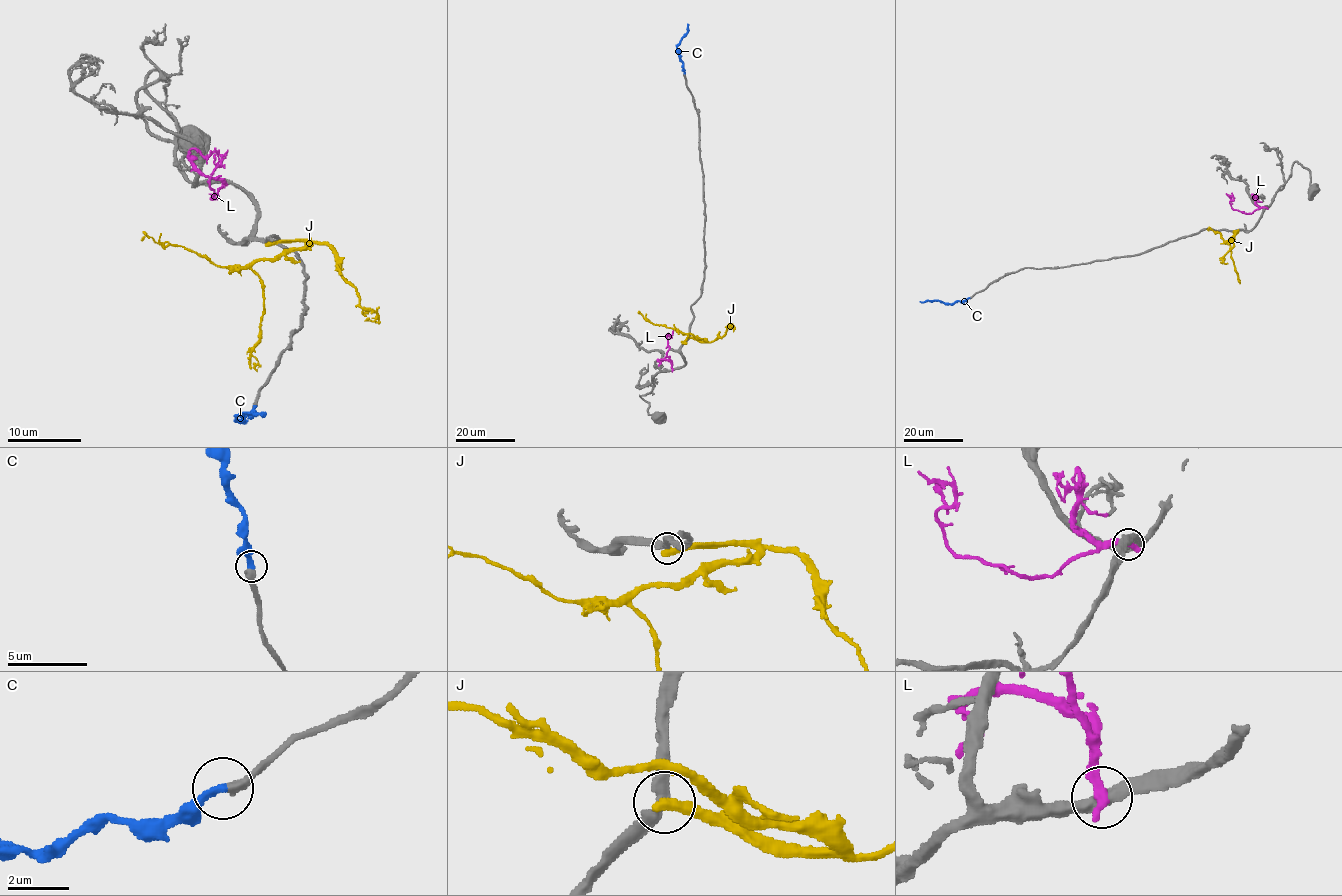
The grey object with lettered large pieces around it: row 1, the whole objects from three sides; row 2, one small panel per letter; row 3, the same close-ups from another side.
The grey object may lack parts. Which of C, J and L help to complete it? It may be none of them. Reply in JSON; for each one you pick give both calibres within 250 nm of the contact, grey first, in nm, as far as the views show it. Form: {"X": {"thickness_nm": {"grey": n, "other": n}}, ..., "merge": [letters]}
{"C": {"thickness_nm": {"grey": 360, "other": 280}}, "merge": ["C"]}

